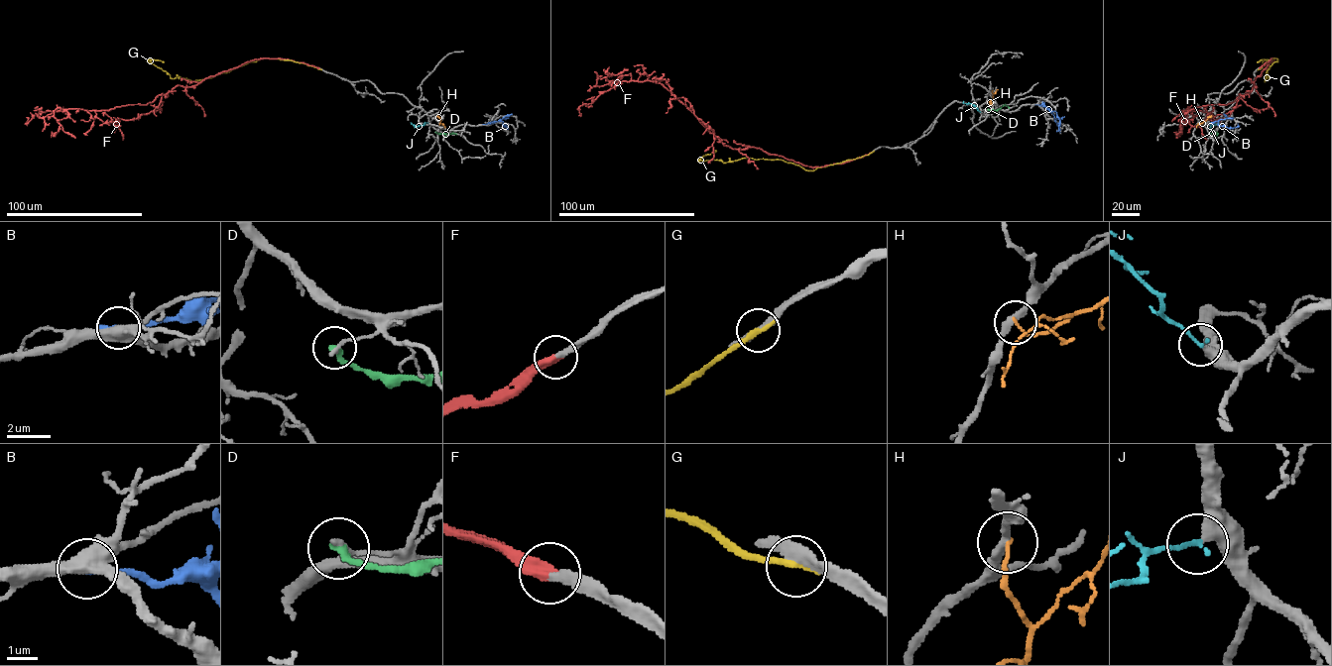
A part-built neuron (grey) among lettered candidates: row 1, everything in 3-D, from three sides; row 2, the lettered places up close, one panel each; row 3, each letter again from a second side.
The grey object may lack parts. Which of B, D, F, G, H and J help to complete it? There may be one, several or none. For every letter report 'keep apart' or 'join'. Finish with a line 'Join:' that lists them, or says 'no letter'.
B: keep apart
D: keep apart
F: join
G: keep apart
H: keep apart
J: join
Join: F, J

